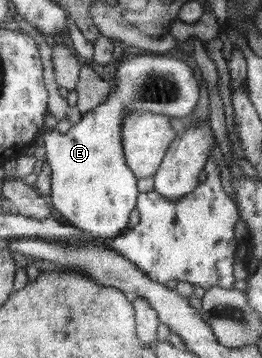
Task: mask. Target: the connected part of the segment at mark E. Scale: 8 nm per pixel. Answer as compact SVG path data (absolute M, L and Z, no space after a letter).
M136 51L130 54L125 54L116 70L116 86L113 92L106 98L106 101L98 106L93 108L89 112L83 114L82 119L79 123L74 124L69 130L69 133L61 133L60 130L52 129L51 131L45 130L43 138L45 138L45 150L46 150L46 162L51 165L51 168L54 172L54 179L52 180L52 203L54 208L69 221L69 224L73 225L75 228L80 228L85 234L95 238L95 239L112 239L116 236L123 234L123 232L129 226L129 216L131 212L138 208L138 196L139 188L137 188L137 179L136 174L131 170L131 167L128 165L126 159L126 153L123 149L123 134L121 134L124 127L124 120L126 120L126 114L132 110L142 110L143 112L154 112L155 114L167 115L168 117L180 118L182 120L187 120L190 118L193 110L197 108L199 104L199 98L201 98L201 88L199 88L199 80L195 78L193 70L189 64L185 64L183 60L177 60L177 58L169 58L167 54L157 55L155 53L149 53L145 51Z

